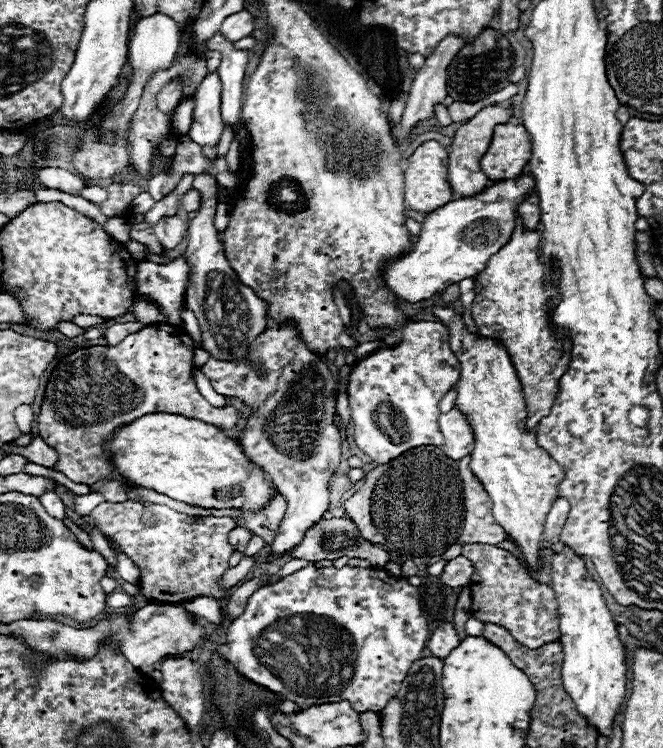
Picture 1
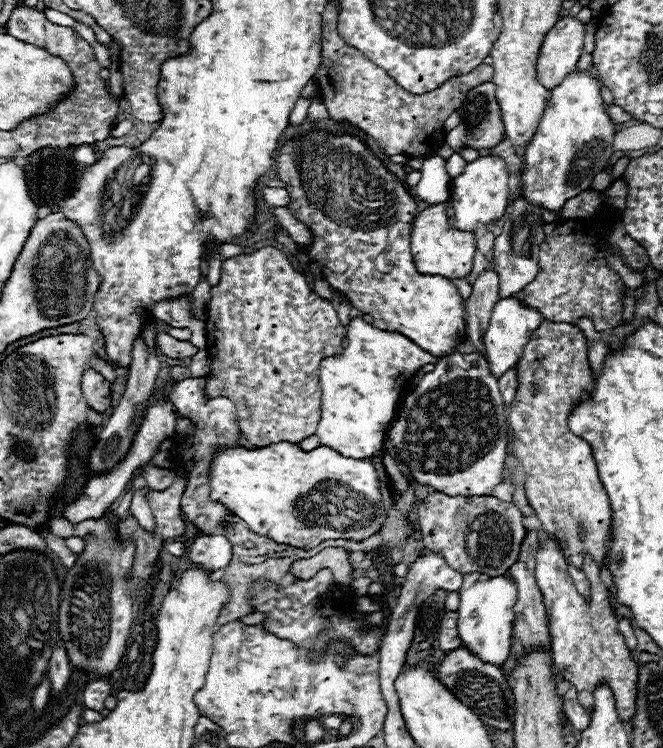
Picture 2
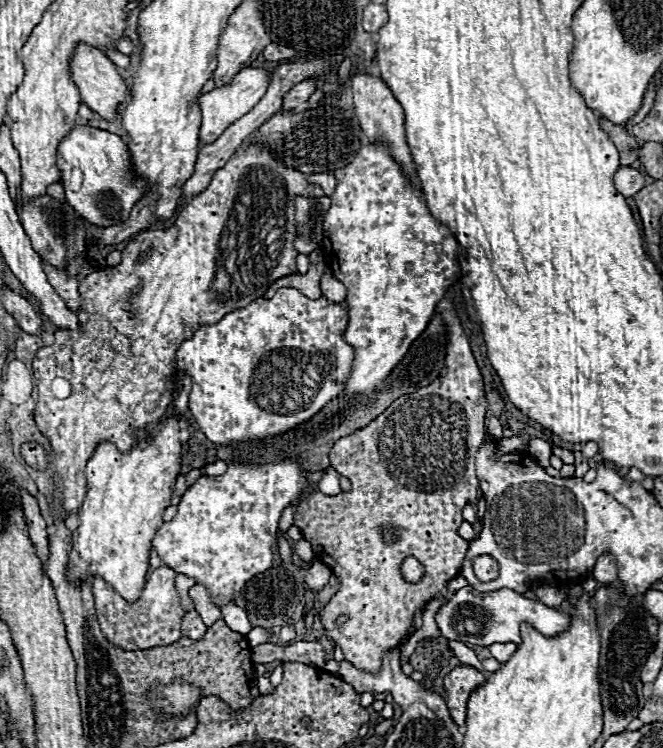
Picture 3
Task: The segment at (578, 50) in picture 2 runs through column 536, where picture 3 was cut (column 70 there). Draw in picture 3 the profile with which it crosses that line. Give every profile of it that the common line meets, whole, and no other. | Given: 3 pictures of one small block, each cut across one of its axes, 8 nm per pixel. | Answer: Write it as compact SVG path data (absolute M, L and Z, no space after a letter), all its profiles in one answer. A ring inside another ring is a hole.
M80 42L74 50L74 54L72 54L72 60L70 60L70 76L72 76L72 82L76 84L76 88L82 96L82 102L88 104L88 108L92 108L96 114L100 114L106 120L116 118L118 106L122 102L126 102L126 92L128 90L126 90L126 84L124 84L120 72L106 58L106 54L102 50Z

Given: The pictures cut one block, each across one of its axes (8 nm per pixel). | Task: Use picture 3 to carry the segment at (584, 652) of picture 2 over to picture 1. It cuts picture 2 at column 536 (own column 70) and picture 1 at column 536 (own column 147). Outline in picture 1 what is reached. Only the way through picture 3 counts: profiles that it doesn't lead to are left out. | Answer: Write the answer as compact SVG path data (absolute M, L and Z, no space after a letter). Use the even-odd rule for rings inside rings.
M436 306L434 314L448 326L450 348L462 366L456 384L456 406L468 416L476 436L470 470L486 488L494 504L492 512L496 522L518 542L528 570L536 572L542 568L540 552L546 514L554 500L558 500L558 484L564 480L564 472L550 454L536 444L534 432L522 432L520 422L526 418L524 392L504 346L496 340L468 334L458 312Z

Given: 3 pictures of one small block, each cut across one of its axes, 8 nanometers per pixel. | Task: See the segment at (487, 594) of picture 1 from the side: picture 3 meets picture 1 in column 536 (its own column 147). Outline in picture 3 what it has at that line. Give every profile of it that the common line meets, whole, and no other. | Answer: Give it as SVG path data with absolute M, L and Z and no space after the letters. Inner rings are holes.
M166 566L154 570L142 590L142 596L132 604L128 604L118 592L108 588L102 578L94 578L92 592L96 600L96 616L110 644L132 652L132 650L144 650L154 646L166 646L176 642L182 636L180 624L186 610L180 606L178 590L174 586L174 576L176 572Z

